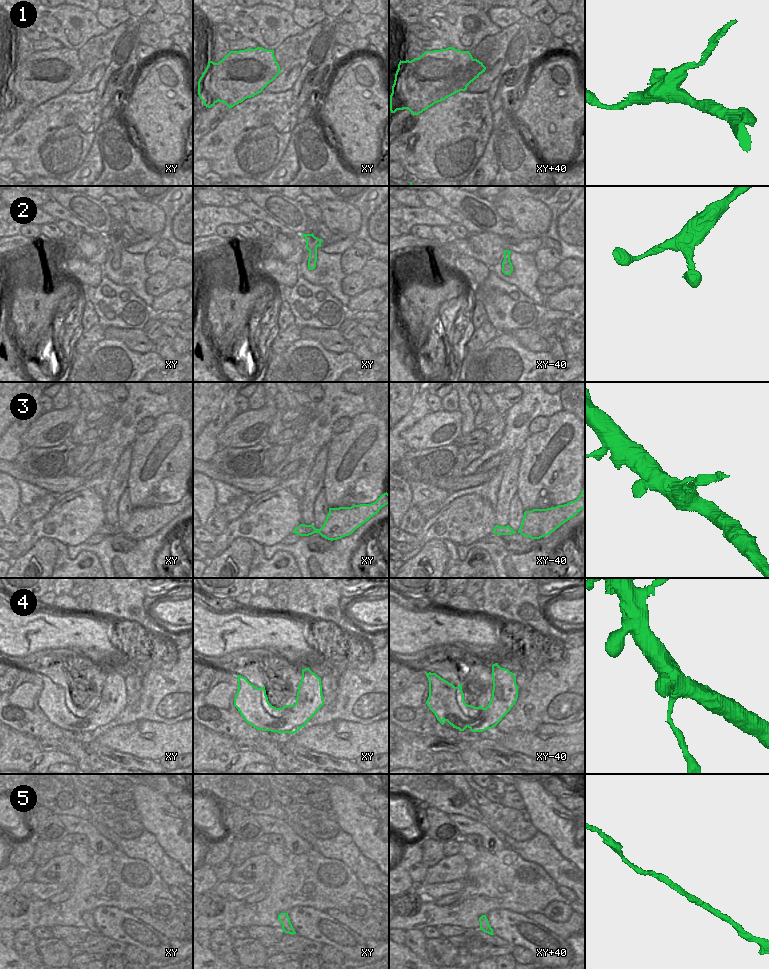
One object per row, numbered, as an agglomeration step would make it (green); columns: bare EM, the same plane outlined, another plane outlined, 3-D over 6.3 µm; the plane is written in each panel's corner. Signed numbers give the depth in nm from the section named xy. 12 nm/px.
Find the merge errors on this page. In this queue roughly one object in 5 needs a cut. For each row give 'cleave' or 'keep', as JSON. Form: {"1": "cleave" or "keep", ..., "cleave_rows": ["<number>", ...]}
{"1": "cleave", "2": "keep", "3": "keep", "4": "keep", "5": "keep", "cleave_rows": ["1"]}

